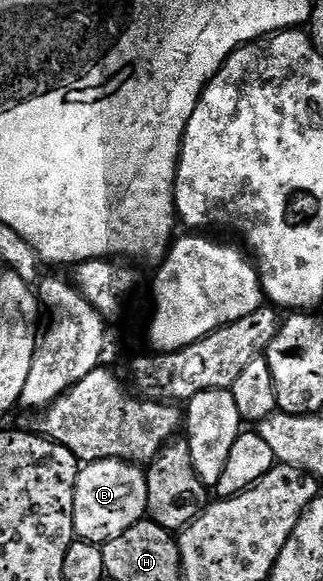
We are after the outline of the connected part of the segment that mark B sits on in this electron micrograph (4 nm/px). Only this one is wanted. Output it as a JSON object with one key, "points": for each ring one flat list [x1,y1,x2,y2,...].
{"points":[[116,459,83,464,78,471,72,499,74,536,79,541,103,546,107,541,116,539,116,535,124,535,128,527,143,520,147,516,147,507,148,483,146,469,141,464]]}

